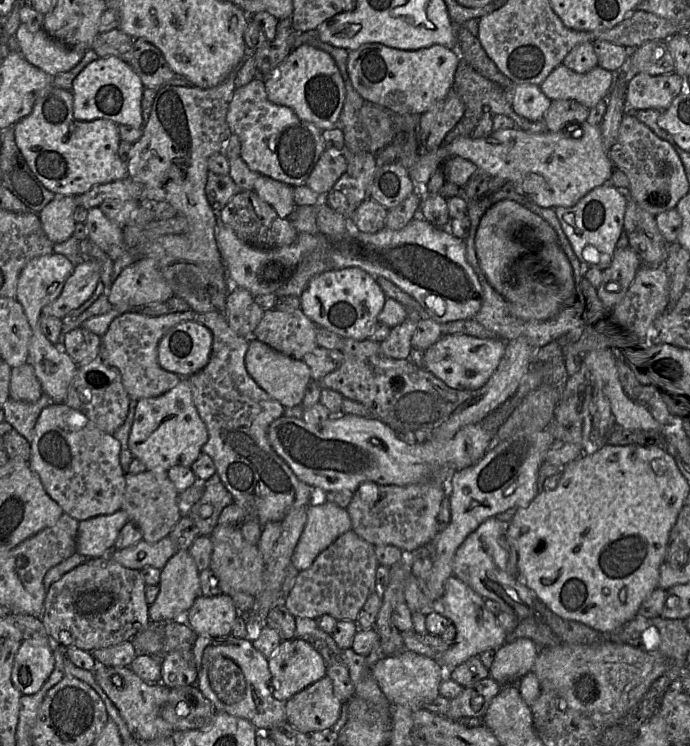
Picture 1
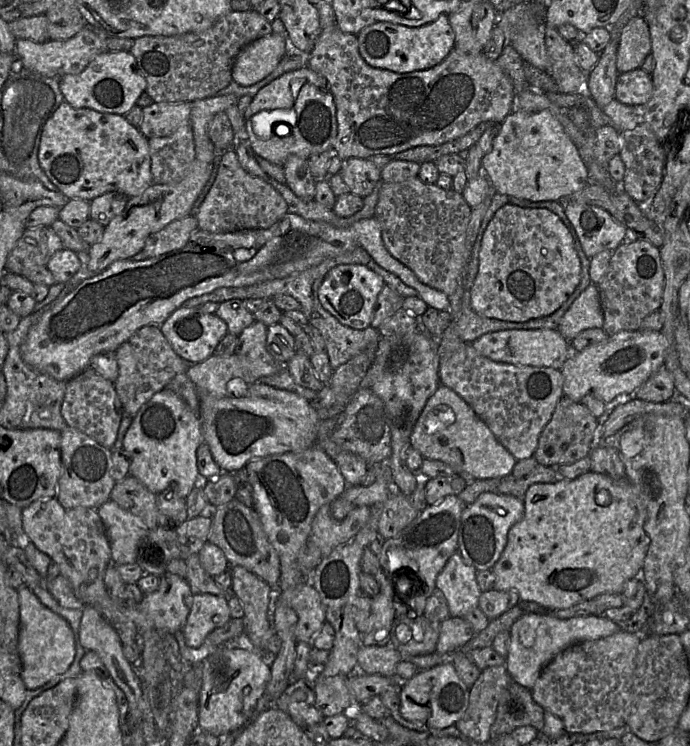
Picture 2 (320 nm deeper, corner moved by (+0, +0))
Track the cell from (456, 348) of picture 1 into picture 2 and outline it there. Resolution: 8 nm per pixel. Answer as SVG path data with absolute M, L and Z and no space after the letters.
M502 330L484 334L474 340L476 352L498 363L515 366L554 368L561 370L563 363L575 352L570 341L563 338L557 330Z

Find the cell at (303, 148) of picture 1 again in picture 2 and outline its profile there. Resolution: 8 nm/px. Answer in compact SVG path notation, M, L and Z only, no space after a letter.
M291 155L282 167L286 177L286 185L299 198L303 200L314 199L317 181L311 173L309 159Z

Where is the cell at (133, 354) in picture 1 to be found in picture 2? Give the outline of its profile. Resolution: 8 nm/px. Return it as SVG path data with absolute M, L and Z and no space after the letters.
M159 326L142 327L115 354L119 368L115 390L124 412L131 416L135 416L153 395L165 389L176 375L187 372L190 366L175 353Z

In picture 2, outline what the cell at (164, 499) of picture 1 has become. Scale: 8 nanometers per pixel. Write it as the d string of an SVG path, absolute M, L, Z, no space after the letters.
M130 474L114 485L110 500L139 517L149 530L157 528L157 494L148 490Z

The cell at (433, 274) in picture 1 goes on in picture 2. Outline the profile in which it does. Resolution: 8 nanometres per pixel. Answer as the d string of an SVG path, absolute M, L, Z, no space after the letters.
M287 212L267 229L240 230L231 233L210 233L198 228L192 233L187 245L164 255L142 261L118 260L96 275L81 281L60 302L46 309L34 323L21 345L21 356L32 368L60 381L69 381L89 367L90 359L103 351L116 351L139 329L160 326L184 303L222 287L244 287L282 279L319 264L326 257L336 257L356 248L363 248L383 269L397 276L405 285L417 291L418 297L428 307L449 309L449 297L443 292L423 284L404 264L395 259L385 248L379 222L374 218L359 220L347 228L329 223L307 220Z

